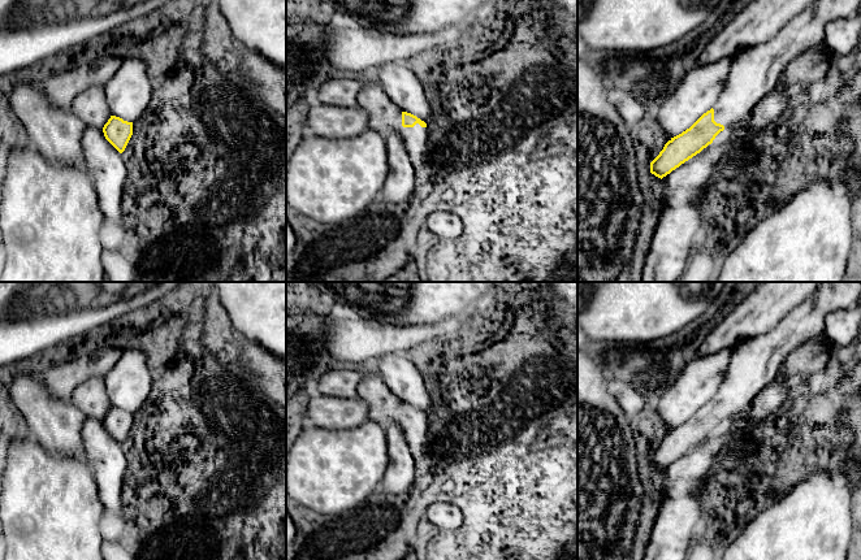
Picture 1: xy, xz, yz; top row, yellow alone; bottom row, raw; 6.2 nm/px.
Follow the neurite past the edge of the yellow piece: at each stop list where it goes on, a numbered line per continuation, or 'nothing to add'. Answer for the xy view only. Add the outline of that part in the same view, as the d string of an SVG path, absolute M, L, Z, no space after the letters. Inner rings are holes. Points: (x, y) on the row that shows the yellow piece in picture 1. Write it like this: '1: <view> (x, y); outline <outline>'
1: xy (90, 107); outline M92 86L78 95L70 110L86 127L95 129L103 129L112 116L107 104L104 88L100 86Z

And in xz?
1: xz (384, 114); outline M368 75L362 77L360 81L363 86L358 94L358 105L369 116L368 127L382 136L397 131L415 169L424 166L428 159L428 129L419 123L414 127L403 127L402 109Z

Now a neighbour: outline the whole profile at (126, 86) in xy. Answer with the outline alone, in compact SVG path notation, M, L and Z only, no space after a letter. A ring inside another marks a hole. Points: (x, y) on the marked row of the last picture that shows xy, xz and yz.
M96 53L92 62L74 68L62 65L40 77L40 87L44 95L53 107L60 109L70 109L77 96L92 86L104 88L111 114L127 122L135 122L140 117L153 91L147 75L147 64L142 58L122 60L117 56Z

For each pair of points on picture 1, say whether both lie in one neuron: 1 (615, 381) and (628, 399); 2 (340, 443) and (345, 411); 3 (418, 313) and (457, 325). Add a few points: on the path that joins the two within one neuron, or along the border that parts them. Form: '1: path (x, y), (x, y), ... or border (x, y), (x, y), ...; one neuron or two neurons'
1: path (617, 385), (626, 395); one neuron
2: border (368, 419), (347, 429), (319, 429), (312, 426); two neurons
3: border (472, 317), (450, 316), (435, 324); two neurons

